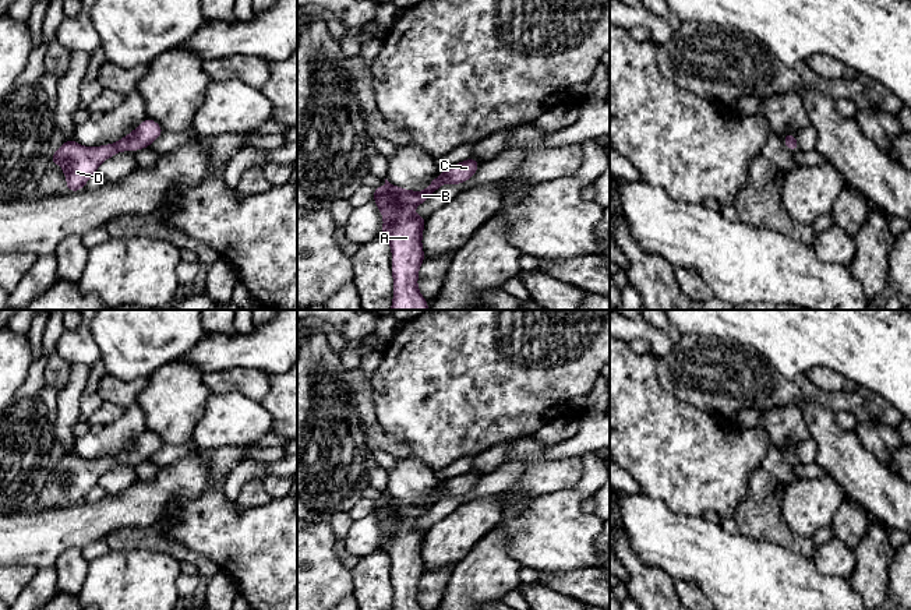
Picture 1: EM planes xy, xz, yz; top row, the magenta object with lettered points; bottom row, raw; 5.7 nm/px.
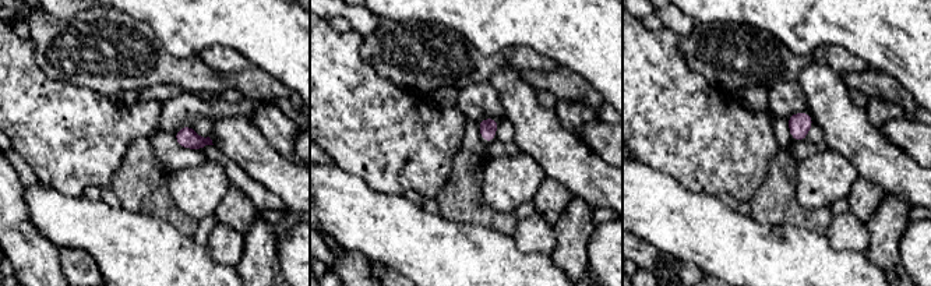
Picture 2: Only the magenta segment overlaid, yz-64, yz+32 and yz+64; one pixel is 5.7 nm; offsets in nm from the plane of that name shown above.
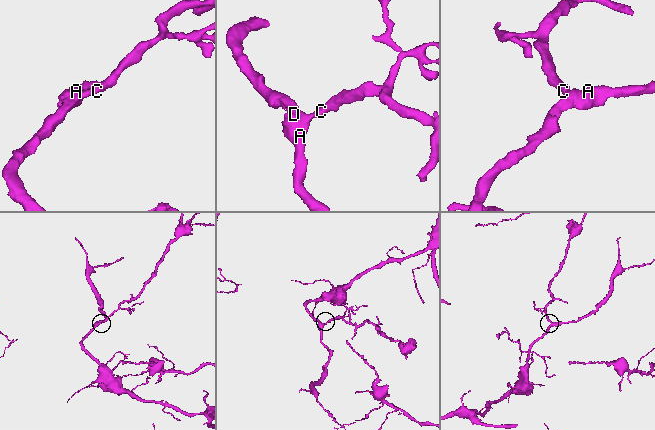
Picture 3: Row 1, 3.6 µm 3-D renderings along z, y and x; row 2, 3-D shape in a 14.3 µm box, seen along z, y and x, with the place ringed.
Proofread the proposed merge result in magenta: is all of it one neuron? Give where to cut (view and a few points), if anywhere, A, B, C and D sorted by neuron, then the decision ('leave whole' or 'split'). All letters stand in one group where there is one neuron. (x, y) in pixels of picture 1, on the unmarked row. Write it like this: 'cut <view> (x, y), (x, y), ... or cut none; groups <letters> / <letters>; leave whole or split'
cut none; groups A B C D; leave whole

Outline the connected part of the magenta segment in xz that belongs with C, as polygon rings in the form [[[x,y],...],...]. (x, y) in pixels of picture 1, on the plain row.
[[[472,470],[452,477],[420,505],[392,498],[386,491],[382,500],[374,501],[372,514],[377,515],[385,533],[379,551],[386,553],[392,563],[393,610],[423,610],[417,602],[417,589],[426,571],[421,549],[427,530],[412,528],[410,523],[423,516],[444,496],[467,494],[476,487],[479,479],[480,475]]]

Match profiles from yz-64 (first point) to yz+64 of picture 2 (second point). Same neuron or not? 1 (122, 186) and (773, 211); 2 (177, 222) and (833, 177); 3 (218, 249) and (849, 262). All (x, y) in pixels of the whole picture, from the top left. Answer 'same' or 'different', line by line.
1: same
2: different
3: different

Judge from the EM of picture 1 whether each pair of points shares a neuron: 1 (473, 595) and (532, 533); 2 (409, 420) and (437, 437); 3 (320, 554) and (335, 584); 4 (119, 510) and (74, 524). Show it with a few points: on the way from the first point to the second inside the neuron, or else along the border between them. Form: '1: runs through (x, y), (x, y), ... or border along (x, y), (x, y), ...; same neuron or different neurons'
1: border along (498, 525), (505, 531), (508, 553), (522, 566); different neurons
2: runs through (416, 420), (420, 420), (430, 430); same neuron
3: runs through (320, 561), (320, 568), (328, 577); same neuron
4: runs through (108, 515), (85, 522); same neuron

